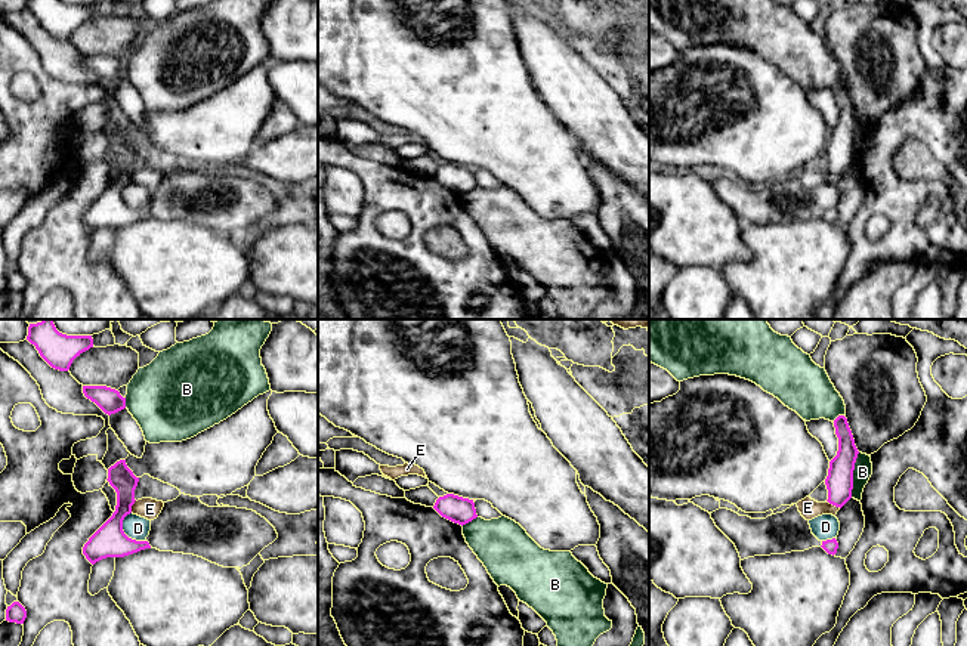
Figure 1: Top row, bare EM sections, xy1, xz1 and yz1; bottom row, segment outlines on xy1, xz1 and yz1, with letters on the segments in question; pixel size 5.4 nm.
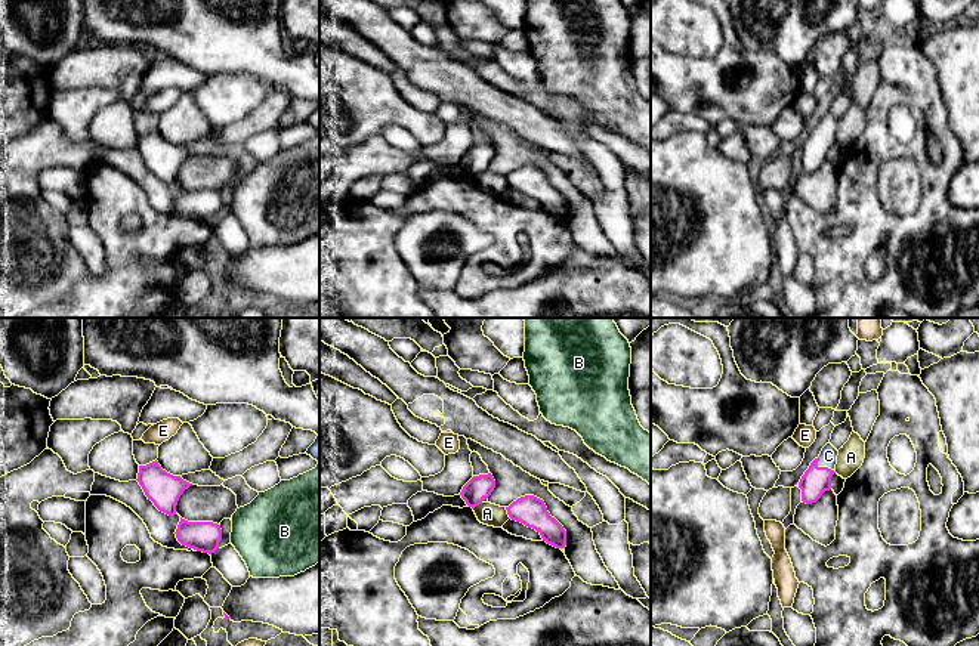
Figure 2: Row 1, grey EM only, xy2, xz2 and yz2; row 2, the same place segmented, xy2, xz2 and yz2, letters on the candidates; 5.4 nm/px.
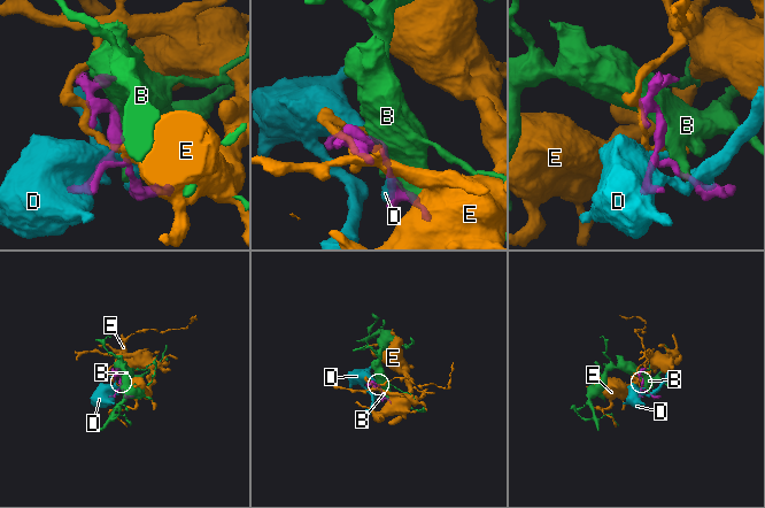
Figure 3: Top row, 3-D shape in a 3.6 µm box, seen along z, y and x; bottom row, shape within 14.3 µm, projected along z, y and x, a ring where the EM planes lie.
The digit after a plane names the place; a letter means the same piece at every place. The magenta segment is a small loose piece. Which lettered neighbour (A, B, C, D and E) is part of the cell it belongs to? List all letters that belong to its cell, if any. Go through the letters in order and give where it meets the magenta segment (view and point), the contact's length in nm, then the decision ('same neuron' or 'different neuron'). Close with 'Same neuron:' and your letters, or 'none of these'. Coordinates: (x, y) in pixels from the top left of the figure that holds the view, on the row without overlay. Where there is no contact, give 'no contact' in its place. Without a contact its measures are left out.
A: meets magenta in xz2 at (507, 182); contact 70 nm long; different neuron
B: meets magenta in yz1 at (852, 144); contact 260 nm long; different neuron
C: meets magenta in yz2 at (821, 136); contact 130 nm long; same neuron
D: meets magenta in xy1 at (123, 201); contact 180 nm long; different neuron
E: meets magenta in yz1 at (834, 173); contact 90 nm long; different neuron
Same neuron: C

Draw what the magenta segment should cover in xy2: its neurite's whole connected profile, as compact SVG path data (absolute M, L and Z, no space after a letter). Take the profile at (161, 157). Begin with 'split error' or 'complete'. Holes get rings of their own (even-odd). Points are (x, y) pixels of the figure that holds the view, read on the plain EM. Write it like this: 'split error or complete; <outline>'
complete; M157 129L146 135L139 135L136 149L148 169L151 169L160 180L169 185L176 183L179 166L192 154L180 145L173 145L163 139Z

